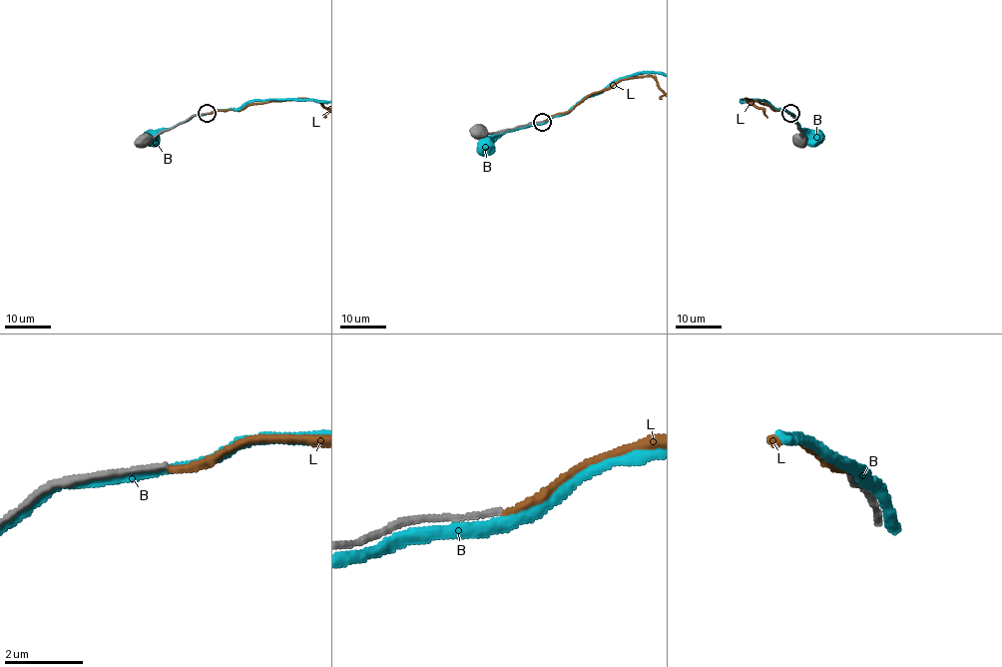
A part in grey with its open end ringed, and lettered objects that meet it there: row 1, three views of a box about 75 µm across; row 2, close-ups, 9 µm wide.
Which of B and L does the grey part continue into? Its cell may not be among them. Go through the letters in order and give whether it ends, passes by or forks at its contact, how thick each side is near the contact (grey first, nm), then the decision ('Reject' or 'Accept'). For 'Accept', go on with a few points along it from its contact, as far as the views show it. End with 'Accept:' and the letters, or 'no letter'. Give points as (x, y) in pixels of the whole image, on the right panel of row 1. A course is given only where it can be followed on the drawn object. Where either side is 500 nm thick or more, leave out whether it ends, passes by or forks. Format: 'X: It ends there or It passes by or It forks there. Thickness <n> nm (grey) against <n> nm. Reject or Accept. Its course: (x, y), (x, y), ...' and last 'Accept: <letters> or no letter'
B: It passes by. Thickness 200 nm (grey) against 280 nm. Reject
L: It ends there. Thickness 140 nm (grey) against 180 nm. Reject
Accept: no letter

